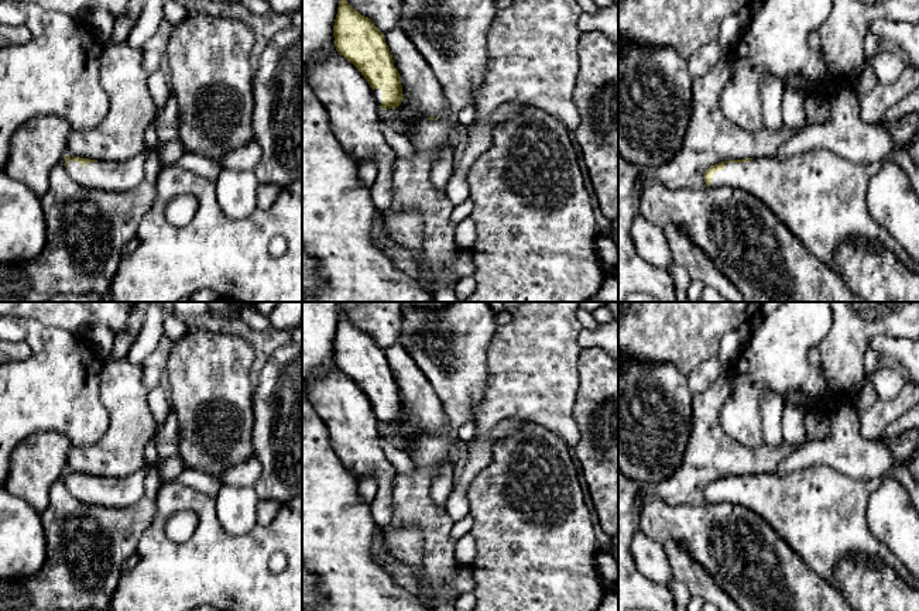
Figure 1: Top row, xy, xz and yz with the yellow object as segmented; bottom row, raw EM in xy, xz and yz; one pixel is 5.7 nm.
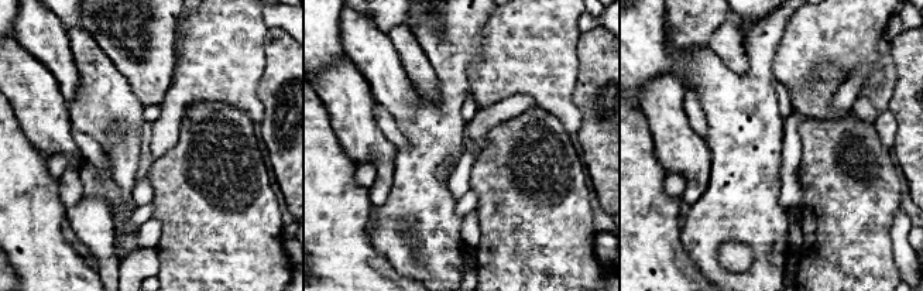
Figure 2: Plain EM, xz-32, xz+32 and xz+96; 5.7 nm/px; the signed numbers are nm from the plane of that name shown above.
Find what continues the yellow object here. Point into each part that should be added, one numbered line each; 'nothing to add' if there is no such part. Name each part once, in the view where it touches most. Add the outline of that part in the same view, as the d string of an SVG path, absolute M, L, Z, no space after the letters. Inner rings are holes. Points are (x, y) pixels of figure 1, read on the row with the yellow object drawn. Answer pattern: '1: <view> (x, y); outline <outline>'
1: yz (818, 195); outline M812 150L781 159L752 158L750 162L727 162L710 183L713 188L741 189L761 200L820 261L834 268L833 253L841 243L867 240L891 251L905 268L919 274L919 261L913 260L898 241L868 213L864 198L868 183L885 162L903 171L919 198L919 168L899 150L885 161L851 162L829 150Z

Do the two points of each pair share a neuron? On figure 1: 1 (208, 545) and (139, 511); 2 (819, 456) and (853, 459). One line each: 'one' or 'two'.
1: two
2: one

